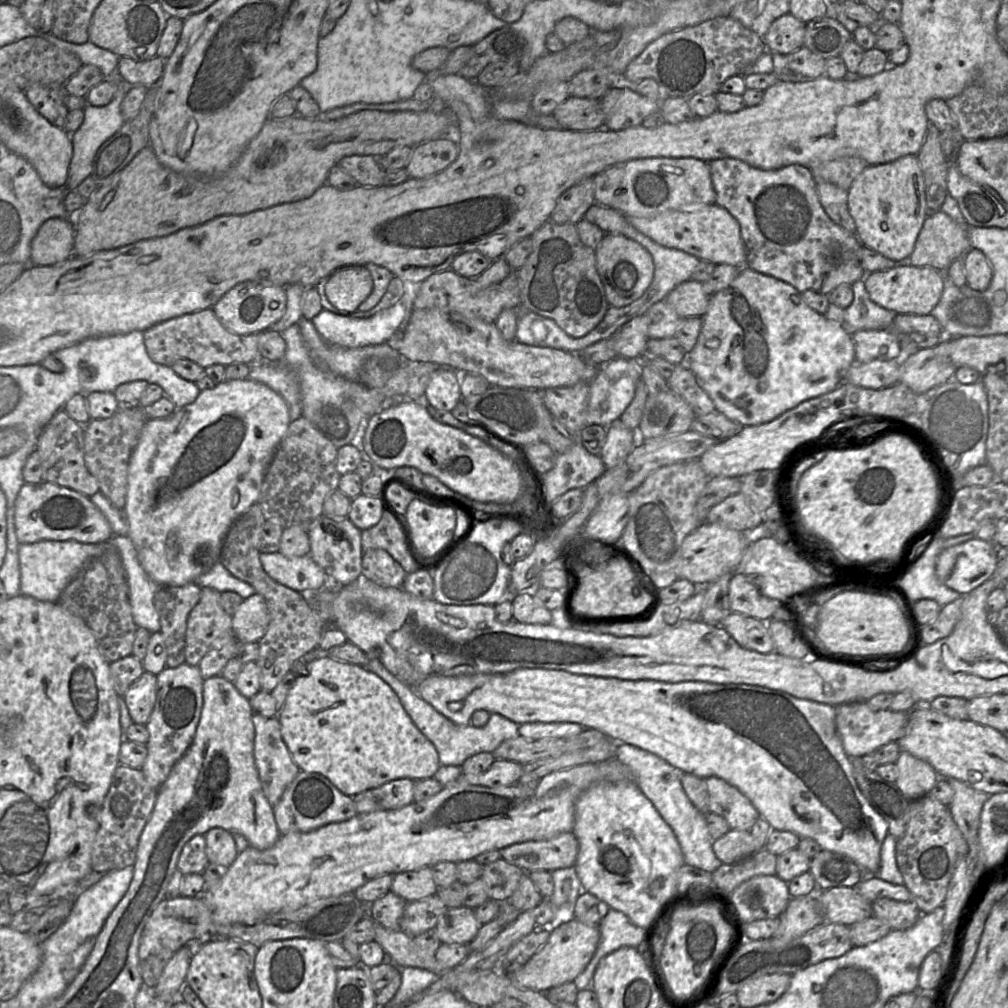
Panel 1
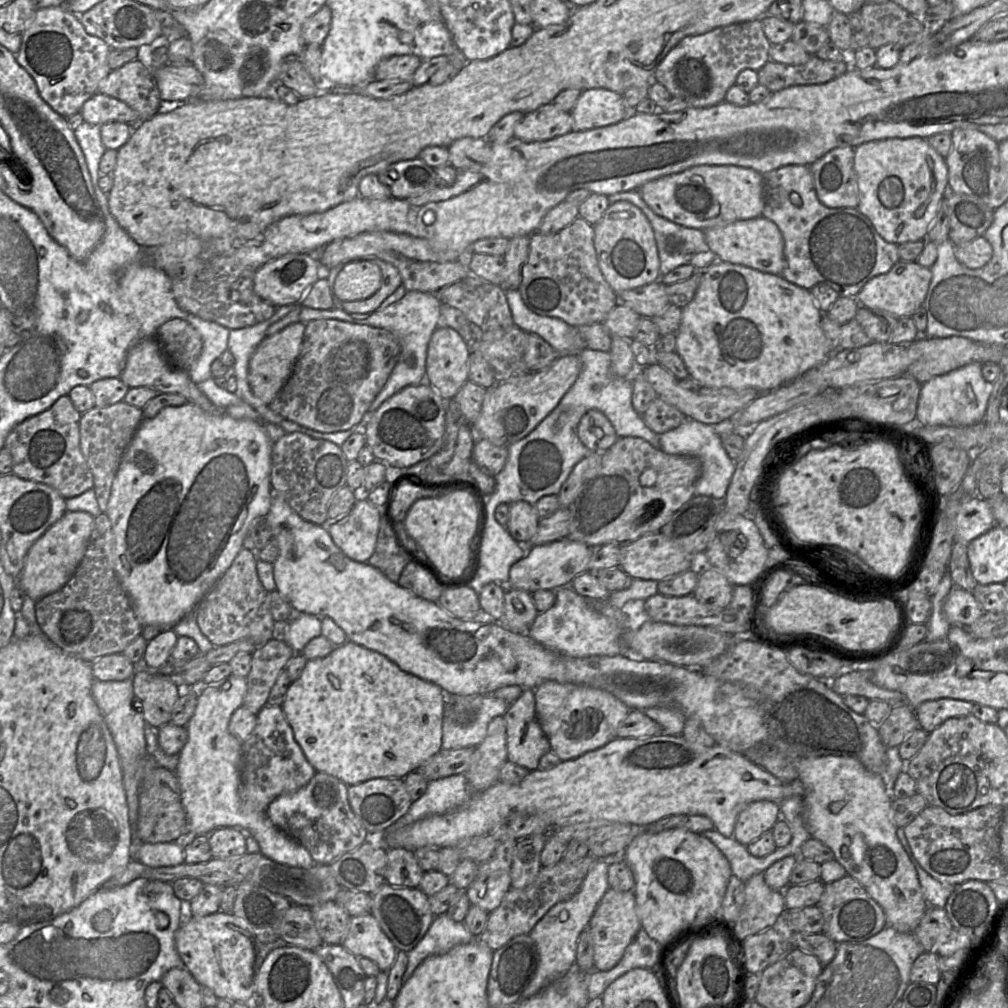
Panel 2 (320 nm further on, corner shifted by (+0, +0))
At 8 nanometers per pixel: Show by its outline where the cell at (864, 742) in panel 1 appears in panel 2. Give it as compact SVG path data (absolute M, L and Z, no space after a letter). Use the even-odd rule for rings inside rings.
M951 698L928 700L921 703L914 714L919 727L930 733L945 720L972 714L973 703Z

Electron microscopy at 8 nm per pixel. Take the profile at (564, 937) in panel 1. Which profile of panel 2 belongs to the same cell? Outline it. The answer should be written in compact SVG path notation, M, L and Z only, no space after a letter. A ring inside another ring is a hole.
M608 888L597 905L588 928L593 940L595 970L610 970L622 958L627 946L642 928L636 913L636 899L633 891L618 891Z

